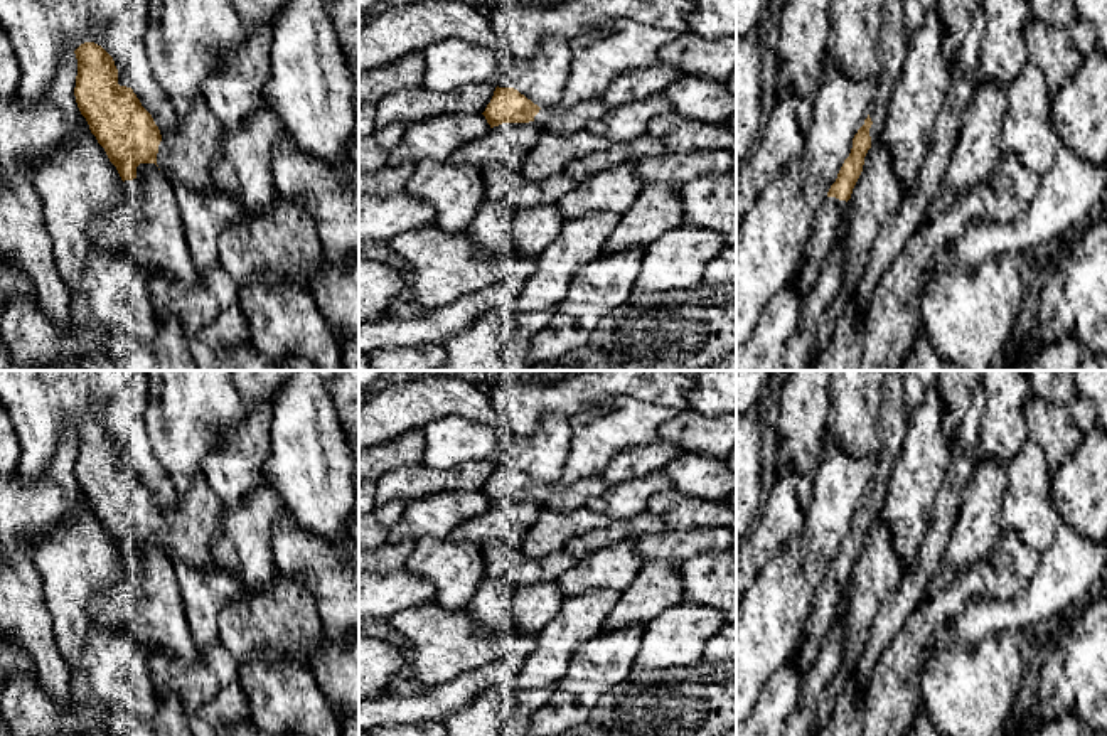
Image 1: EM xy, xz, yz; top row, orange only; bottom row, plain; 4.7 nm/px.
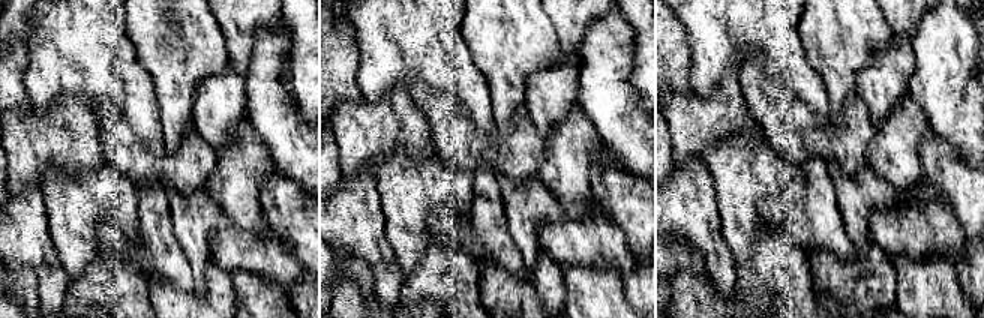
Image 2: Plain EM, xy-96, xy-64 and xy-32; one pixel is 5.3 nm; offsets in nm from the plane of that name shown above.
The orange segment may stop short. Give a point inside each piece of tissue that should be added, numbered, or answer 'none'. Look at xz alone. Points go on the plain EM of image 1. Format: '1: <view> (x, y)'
1: xz (561, 497)

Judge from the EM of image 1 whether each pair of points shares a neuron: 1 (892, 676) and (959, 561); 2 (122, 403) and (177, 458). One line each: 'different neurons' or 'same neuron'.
1: different neurons
2: different neurons

